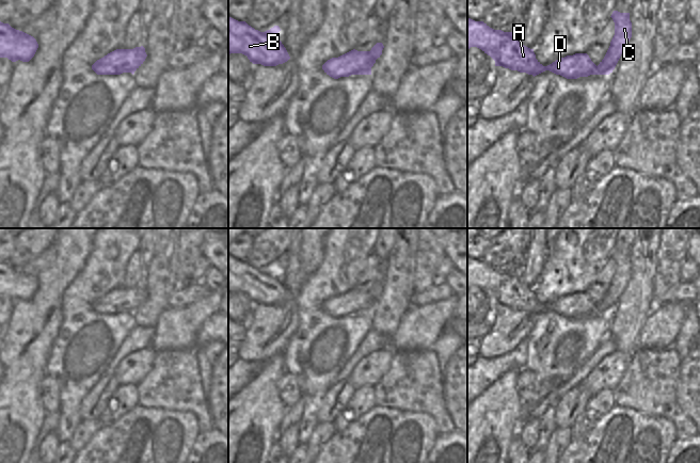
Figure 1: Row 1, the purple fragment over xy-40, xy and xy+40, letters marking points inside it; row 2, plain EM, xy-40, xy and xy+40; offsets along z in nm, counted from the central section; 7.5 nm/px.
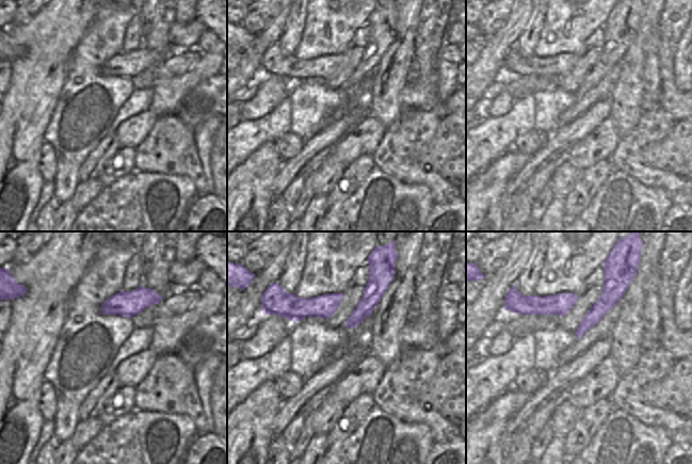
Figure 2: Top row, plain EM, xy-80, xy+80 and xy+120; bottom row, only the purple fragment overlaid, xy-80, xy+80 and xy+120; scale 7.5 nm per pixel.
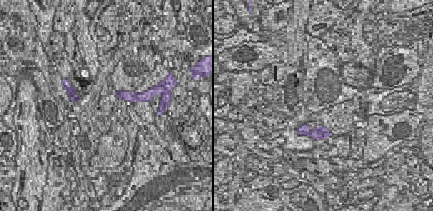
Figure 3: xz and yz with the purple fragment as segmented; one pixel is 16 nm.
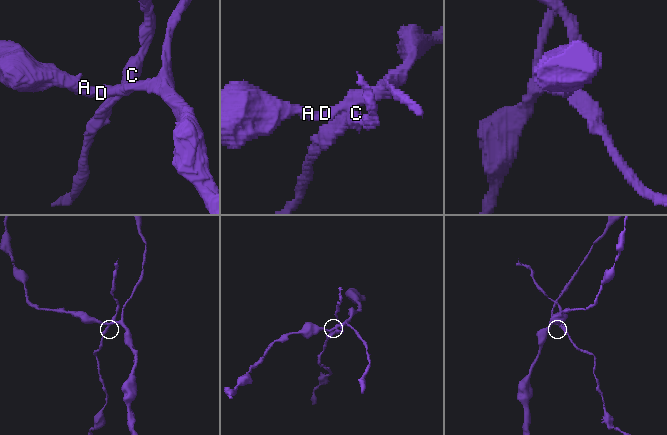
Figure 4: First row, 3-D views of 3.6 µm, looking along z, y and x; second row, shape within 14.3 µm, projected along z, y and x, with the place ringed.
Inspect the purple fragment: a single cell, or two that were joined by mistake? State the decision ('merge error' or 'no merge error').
merge error

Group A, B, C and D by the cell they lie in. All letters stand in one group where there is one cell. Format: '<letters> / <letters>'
A B D / C

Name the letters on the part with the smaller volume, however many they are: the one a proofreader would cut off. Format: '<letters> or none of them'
C.

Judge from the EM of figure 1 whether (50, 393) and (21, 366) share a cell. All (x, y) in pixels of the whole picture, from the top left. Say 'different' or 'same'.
different

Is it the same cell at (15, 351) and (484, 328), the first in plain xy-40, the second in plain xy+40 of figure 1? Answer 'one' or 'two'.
two

